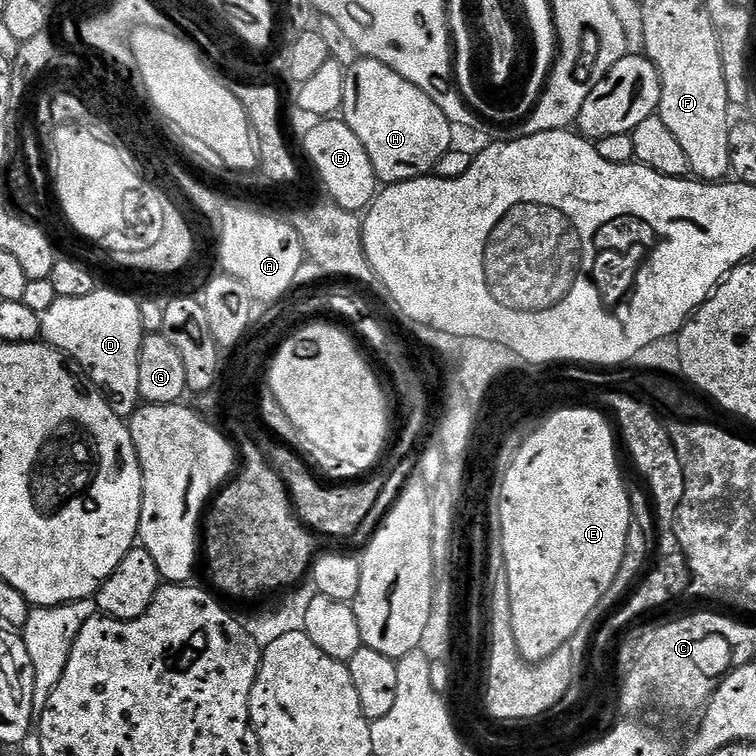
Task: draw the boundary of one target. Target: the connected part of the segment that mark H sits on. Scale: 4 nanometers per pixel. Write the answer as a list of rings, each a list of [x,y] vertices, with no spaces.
[[[357,58],[347,70],[342,119],[350,126],[350,130],[354,130],[354,134],[358,134],[358,142],[366,146],[366,154],[370,154],[377,181],[387,186],[429,175],[435,169],[438,158],[442,158],[442,154],[452,151],[454,147],[454,125],[446,118],[446,114],[438,110],[436,103],[422,89],[378,60]]]

